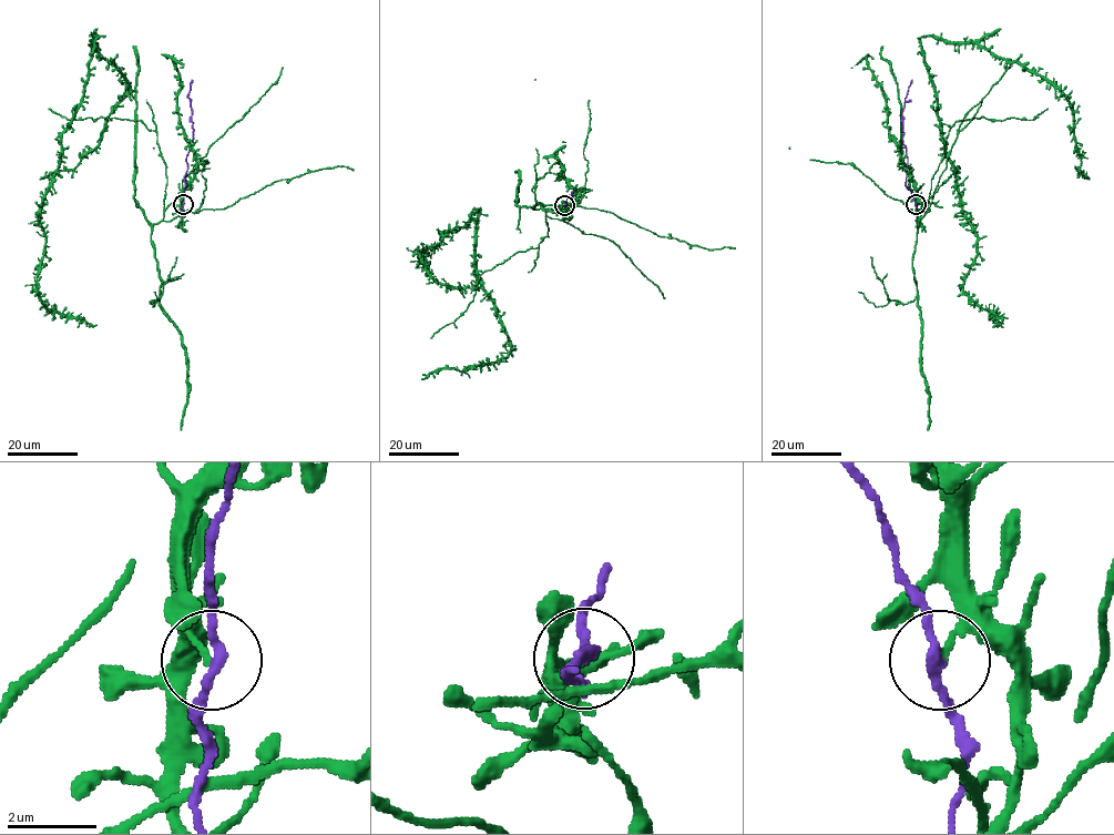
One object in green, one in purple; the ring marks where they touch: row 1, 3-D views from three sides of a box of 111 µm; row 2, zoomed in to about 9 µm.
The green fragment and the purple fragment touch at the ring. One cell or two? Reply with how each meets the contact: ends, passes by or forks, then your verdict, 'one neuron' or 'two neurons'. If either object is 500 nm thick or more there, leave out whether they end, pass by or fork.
green ends | purple passes by | two neurons

